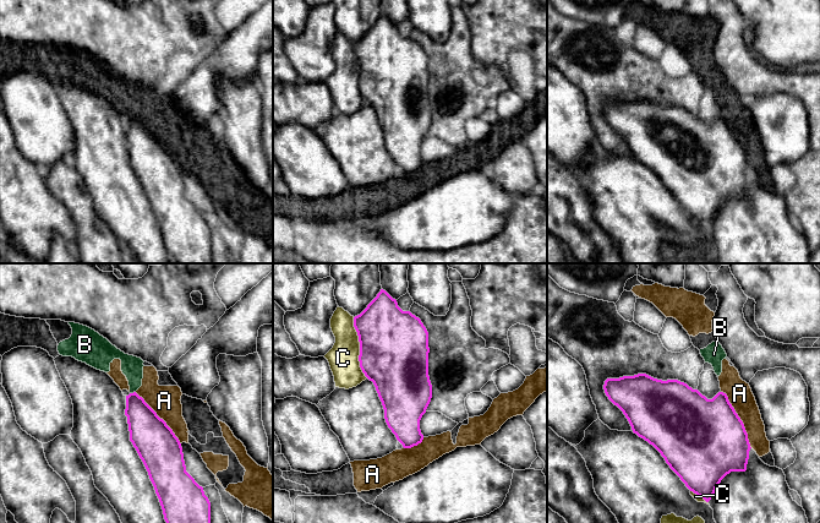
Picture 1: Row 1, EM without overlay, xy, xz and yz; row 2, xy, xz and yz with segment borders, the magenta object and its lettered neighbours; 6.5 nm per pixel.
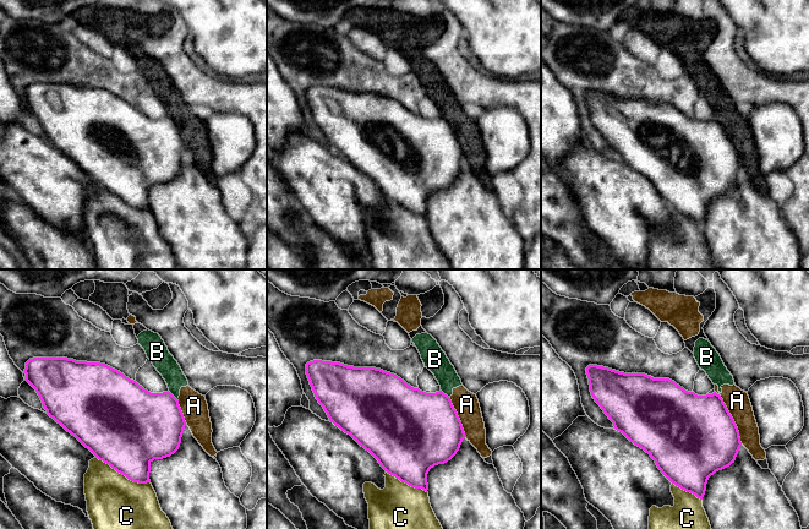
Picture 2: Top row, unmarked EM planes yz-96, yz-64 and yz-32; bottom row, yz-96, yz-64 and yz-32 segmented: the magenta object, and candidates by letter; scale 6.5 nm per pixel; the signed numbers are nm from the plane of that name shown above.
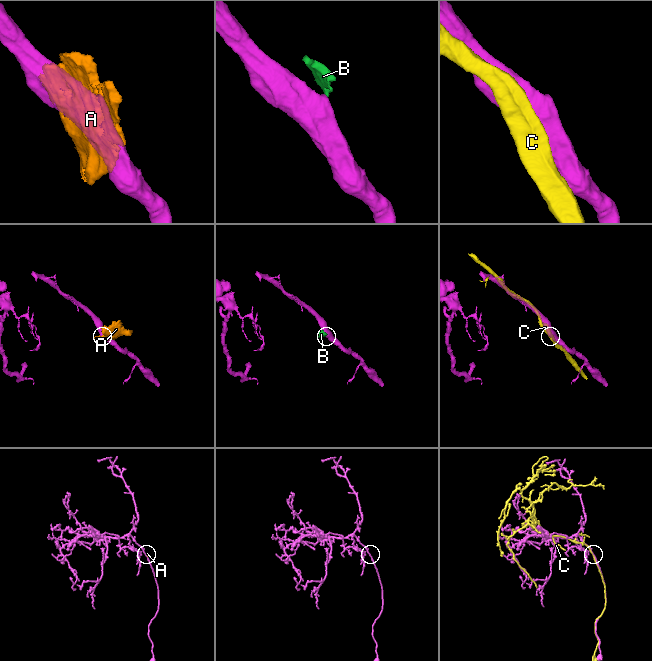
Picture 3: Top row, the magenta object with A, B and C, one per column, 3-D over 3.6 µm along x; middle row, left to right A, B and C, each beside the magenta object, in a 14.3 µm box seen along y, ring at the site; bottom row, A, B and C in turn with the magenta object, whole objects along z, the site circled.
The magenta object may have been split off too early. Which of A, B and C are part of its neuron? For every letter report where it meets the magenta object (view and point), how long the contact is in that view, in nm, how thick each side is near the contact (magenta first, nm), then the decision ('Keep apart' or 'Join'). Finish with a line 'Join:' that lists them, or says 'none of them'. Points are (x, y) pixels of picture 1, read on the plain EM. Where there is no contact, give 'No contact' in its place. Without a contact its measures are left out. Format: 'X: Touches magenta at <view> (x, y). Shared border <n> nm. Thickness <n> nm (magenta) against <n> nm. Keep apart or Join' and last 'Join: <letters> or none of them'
A: Touches magenta at yz (739, 145). Shared border 420 nm. Thickness 500 nm (magenta) against 160 nm. Keep apart
B: Touches magenta at xy (134, 118). Shared border 40 nm. Thickness 220 nm (magenta) against 140 nm. Keep apart
C: Touches magenta at xz (360, 74). Shared border 420 nm. Thickness 440 nm (magenta) against 200 nm. Keep apart
Join: none of them

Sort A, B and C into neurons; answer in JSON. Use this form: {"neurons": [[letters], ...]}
{"neurons": [["A", "B"], ["C"]]}

